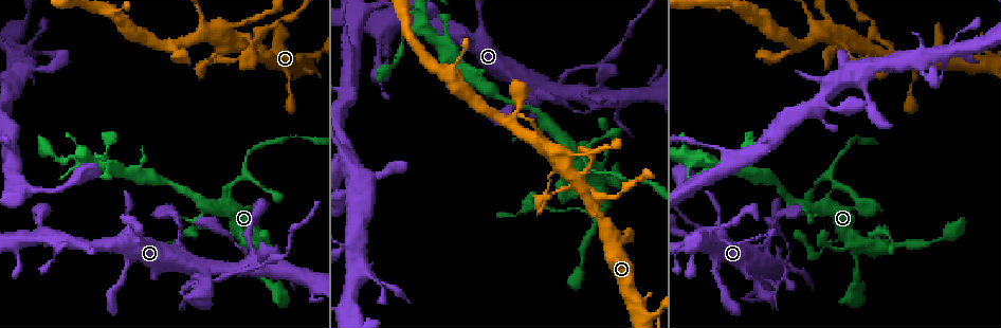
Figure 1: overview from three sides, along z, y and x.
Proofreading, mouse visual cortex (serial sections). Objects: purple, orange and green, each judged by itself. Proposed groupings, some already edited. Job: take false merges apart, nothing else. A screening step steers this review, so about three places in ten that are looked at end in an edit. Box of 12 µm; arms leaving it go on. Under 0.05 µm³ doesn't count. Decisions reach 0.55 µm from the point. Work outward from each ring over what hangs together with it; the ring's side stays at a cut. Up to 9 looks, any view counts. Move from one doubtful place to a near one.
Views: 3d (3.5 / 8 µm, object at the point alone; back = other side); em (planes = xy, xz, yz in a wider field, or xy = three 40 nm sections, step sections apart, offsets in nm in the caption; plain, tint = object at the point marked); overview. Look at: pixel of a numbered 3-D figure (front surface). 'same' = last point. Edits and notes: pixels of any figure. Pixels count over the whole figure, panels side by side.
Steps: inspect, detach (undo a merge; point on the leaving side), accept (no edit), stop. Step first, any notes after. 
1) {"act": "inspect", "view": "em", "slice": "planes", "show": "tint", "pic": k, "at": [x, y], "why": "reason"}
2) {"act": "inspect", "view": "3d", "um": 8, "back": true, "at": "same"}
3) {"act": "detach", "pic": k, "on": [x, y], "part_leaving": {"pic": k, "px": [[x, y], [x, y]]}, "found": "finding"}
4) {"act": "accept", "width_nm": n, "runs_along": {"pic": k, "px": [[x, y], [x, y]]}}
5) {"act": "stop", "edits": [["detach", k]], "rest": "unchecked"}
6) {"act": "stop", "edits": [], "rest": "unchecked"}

{"act": "inspect", "view": "3d", "um": 3.5, "pic": 1, "at": [265, 269]}

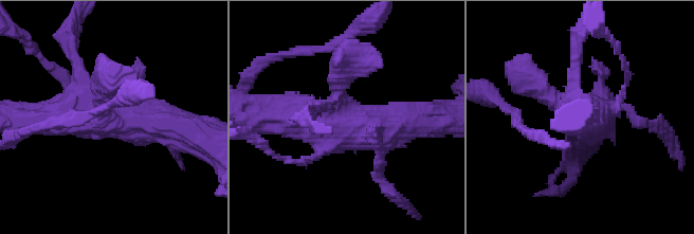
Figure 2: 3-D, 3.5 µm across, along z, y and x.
{"act": "inspect", "view": "em", "slice": "planes", "show": "tint", "pic": 2, "at": [339, 101]}

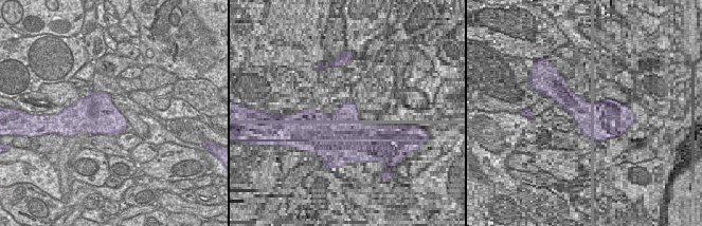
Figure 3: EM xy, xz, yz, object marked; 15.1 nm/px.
{"act": "accept", "runs_along": {"pic": 2, "px": [[26, 119], [111, 115], [169, 125]]}, "found": "one cell here"}

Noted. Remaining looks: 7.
{"act": "inspect", "view": "3d", "um": 3.5, "pic": 1, "at": [230, 189], "why": "branch point"}

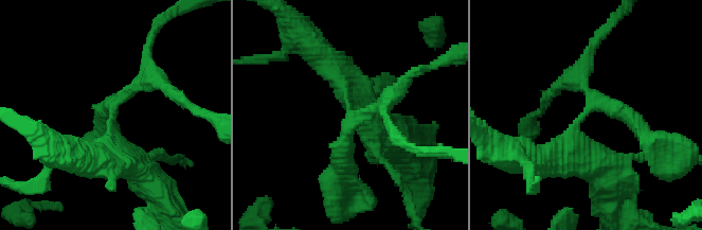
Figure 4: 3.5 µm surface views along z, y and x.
{"act": "inspect", "view": "em", "slice": "xy", "step": 2, "show": "tint", "pic": 4, "at": [116, 107]}

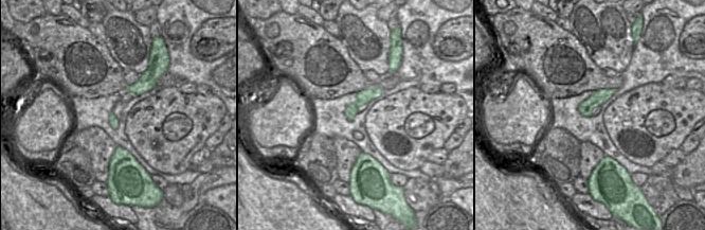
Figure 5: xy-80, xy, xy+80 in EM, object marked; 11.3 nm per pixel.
{"act": "accept", "width_nm": 170, "runs_along": {"pic": 4, "px": [[587, 163], [576, 124], [595, 105], [646, 137]]}, "found": "one cell here"}

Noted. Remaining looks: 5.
{"act": "inspect", "view": "3d", "um": 8, "pic": 1, "at": [261, 56], "why": "a narrow waist"}

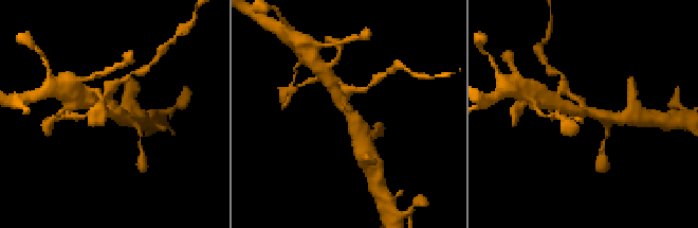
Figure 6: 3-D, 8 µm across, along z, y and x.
{"act": "inspect", "view": "3d", "um": 3.5, "pic": 6, "at": [346, 113], "why": "closer look"}

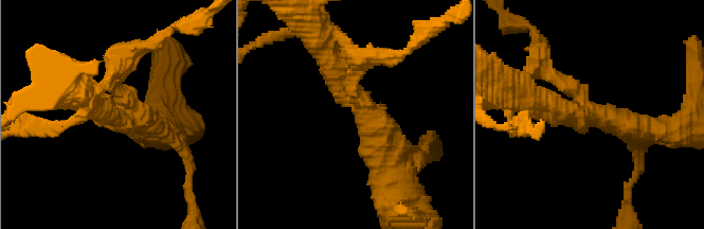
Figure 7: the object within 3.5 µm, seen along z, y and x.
{"act": "inspect", "view": "em", "slice": "xy", "step": 2, "show": "tint", "pic": 7, "at": [125, 112], "arms": 3, "arm_widths_nm": [150, 400, 400]}

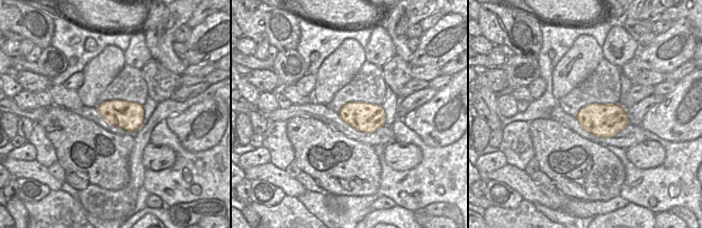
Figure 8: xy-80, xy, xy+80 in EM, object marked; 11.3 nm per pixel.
{"act": "detach", "pic": 7, "on": [277, 34], "found": "two cells meet here"}

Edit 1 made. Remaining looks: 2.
{"act": "inspect", "view": "3d", "um": 3.5, "pic": 1, "at": [542, 140], "why": "thin arm on a thick one"}

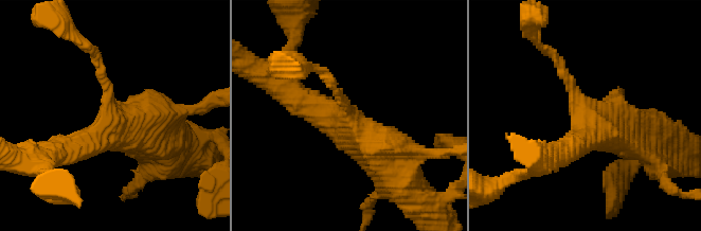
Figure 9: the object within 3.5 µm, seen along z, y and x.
{"act": "inspect", "view": "em", "slice": "xy", "step": 5, "show": "tint", "pic": 9, "at": [111, 116], "arms": 3, "arm_widths_nm": [150, 400, 600], "why": "shape alone is not enough"}

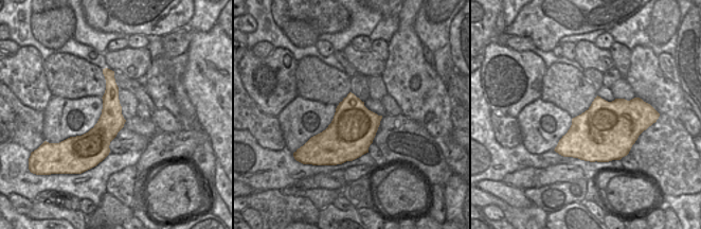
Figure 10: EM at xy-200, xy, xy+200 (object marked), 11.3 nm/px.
{"act": "accept", "width_nm": 500, "runs_along": {"pic": 10, "px": [[109, 74], [99, 156]]}, "found": "one cell here"}

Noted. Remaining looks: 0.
{"act": "stop", "edits": [["detach", 7]], "rest": "unchecked"}

